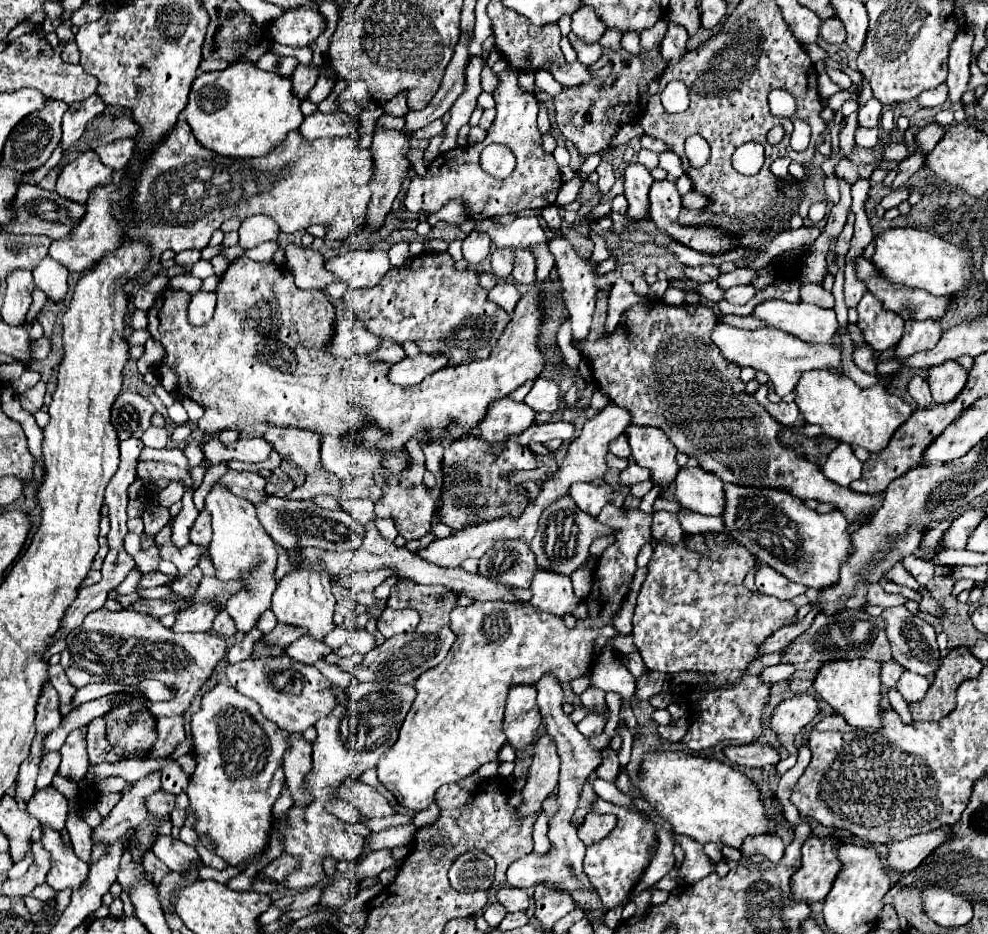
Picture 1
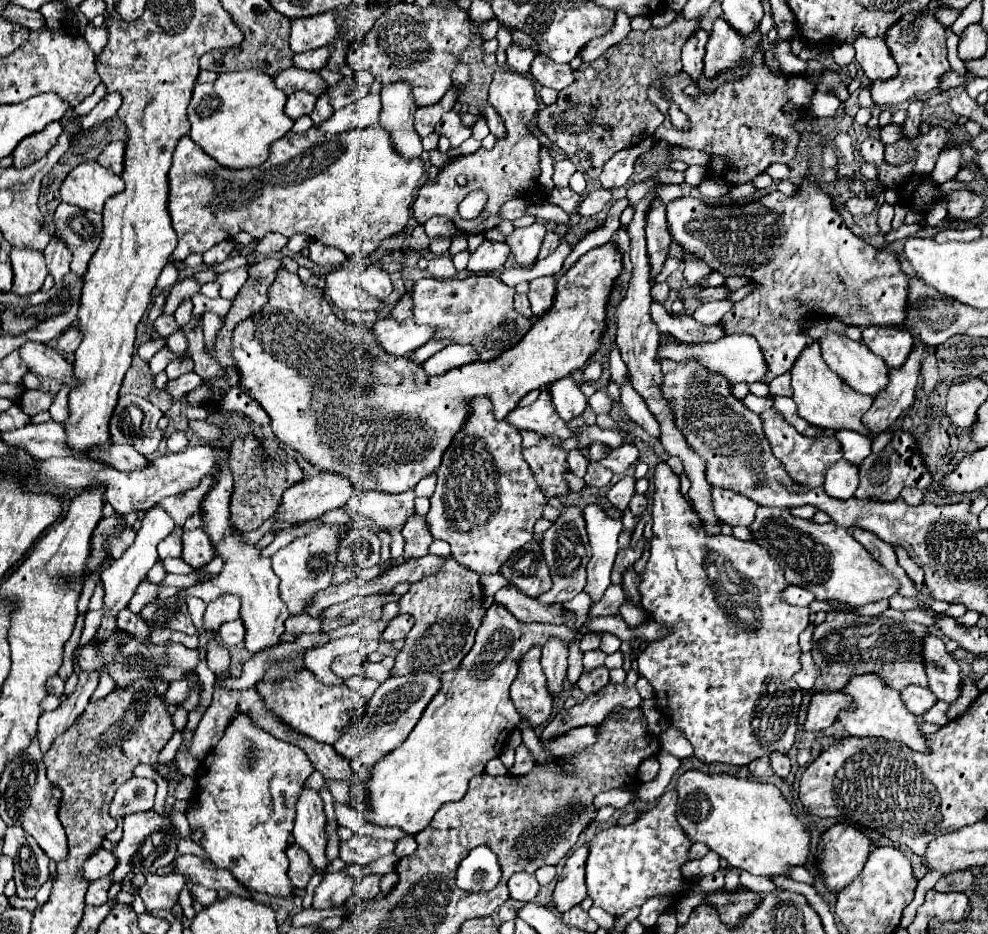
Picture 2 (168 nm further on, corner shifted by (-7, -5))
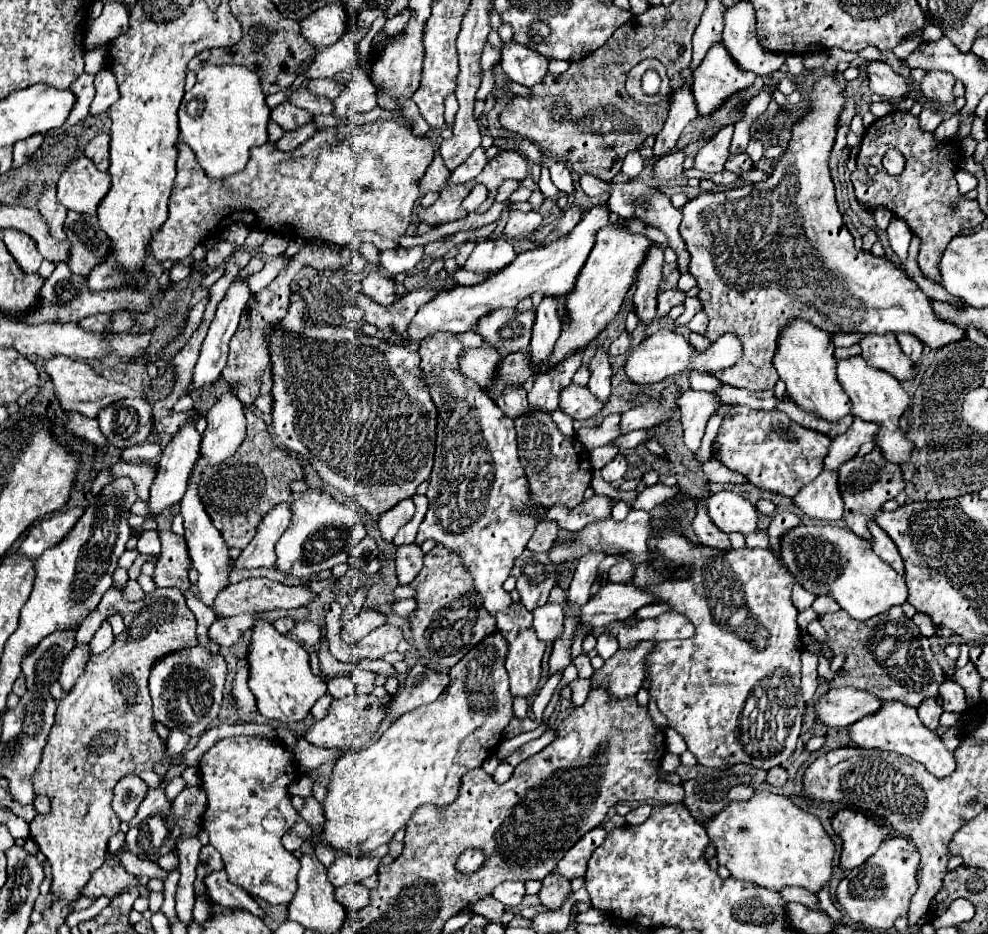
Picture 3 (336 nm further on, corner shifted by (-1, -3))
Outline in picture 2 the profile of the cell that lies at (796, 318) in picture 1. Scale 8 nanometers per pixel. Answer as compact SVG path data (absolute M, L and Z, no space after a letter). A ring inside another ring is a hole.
M827 334L821 342L821 352L823 352L823 360L827 362L827 366L831 370L835 370L835 374L839 374L855 392L867 394L867 396L877 396L879 390L885 390L885 382L889 382L889 368L885 366L883 358L875 356L865 344L853 342L847 336L839 336L839 334Z

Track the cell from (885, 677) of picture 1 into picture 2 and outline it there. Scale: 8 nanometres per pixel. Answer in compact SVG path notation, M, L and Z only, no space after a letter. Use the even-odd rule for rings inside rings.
M907 686L901 692L901 698L903 698L905 706L917 716L923 716L925 712L929 712L931 706L937 702L935 694L929 688L921 688L921 686Z

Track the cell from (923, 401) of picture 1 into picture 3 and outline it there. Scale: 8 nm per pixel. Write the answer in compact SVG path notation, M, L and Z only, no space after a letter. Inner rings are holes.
M897 334L897 340L899 340L899 344L901 344L903 354L905 354L907 358L911 358L915 364L919 364L921 354L923 354L923 344L921 344L915 336L911 336L911 334Z

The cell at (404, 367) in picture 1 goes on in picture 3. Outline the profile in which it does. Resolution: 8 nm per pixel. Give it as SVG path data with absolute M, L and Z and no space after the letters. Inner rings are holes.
M463 348L459 352L457 360L457 370L475 380L481 388L491 384L491 376L495 376L495 368L503 356L491 348Z

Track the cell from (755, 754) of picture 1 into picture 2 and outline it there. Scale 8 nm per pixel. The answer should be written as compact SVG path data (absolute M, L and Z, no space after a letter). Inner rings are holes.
M773 752L771 766L773 766L773 770L779 778L787 778L789 772L791 772L791 762L789 762L789 756L785 756L785 754L775 754Z

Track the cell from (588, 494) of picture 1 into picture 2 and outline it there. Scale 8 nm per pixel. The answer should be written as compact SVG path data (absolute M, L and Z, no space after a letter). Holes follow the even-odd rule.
M589 504L583 510L583 518L587 522L587 534L589 534L589 544L593 550L593 556L587 566L587 584L585 592L593 600L601 600L603 592L607 590L611 568L617 556L617 536L623 528L621 522L613 520L611 516L605 514L603 508Z

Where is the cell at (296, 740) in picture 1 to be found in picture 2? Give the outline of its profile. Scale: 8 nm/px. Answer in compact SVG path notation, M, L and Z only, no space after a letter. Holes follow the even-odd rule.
M305 788L297 800L293 840L309 854L313 872L321 876L325 876L323 870L329 866L329 860L325 856L327 836L323 832L323 826L325 826L325 814L323 814L321 798L315 790Z

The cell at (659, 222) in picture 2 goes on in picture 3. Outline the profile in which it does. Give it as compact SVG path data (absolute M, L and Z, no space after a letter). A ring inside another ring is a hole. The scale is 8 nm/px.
M653 242L635 276L633 304L643 326L647 326L655 318L657 294L661 284L661 268L663 268L663 244Z

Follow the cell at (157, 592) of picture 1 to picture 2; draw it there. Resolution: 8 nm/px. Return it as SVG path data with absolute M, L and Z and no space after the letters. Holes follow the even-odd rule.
M233 532L229 538L225 538L221 544L217 544L217 554L225 558L225 566L221 574L209 582L203 582L193 588L181 588L179 596L185 600L187 596L197 596L203 602L211 602L213 598L221 594L237 594L241 596L241 620L245 624L245 648L251 654L257 654L261 650L267 650L281 642L281 634L285 632L285 620L291 616L289 610L285 610L285 602L281 602L279 596L279 582L277 574L271 568L271 560L263 558L261 548L247 546L241 538L241 534Z

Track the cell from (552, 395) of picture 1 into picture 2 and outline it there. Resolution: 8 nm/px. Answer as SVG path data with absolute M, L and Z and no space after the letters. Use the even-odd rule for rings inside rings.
M571 376L553 382L549 386L549 394L551 394L551 402L553 402L557 414L565 422L573 420L575 416L581 416L581 412L587 408L587 398Z

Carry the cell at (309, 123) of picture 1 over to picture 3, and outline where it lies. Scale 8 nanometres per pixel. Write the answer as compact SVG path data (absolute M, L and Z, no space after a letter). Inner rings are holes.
M353 68L353 78L349 80L347 88L341 92L341 96L333 102L333 116L335 118L345 118L353 120L355 114L365 114L371 112L377 102L375 102L375 86L371 84L369 76L361 68Z

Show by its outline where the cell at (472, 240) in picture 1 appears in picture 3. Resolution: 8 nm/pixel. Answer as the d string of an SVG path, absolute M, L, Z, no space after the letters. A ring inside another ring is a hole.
M505 238L499 240L483 240L475 246L473 254L467 258L463 264L463 270L473 270L473 272L497 272L499 268L505 268L515 260L517 252L513 244Z

